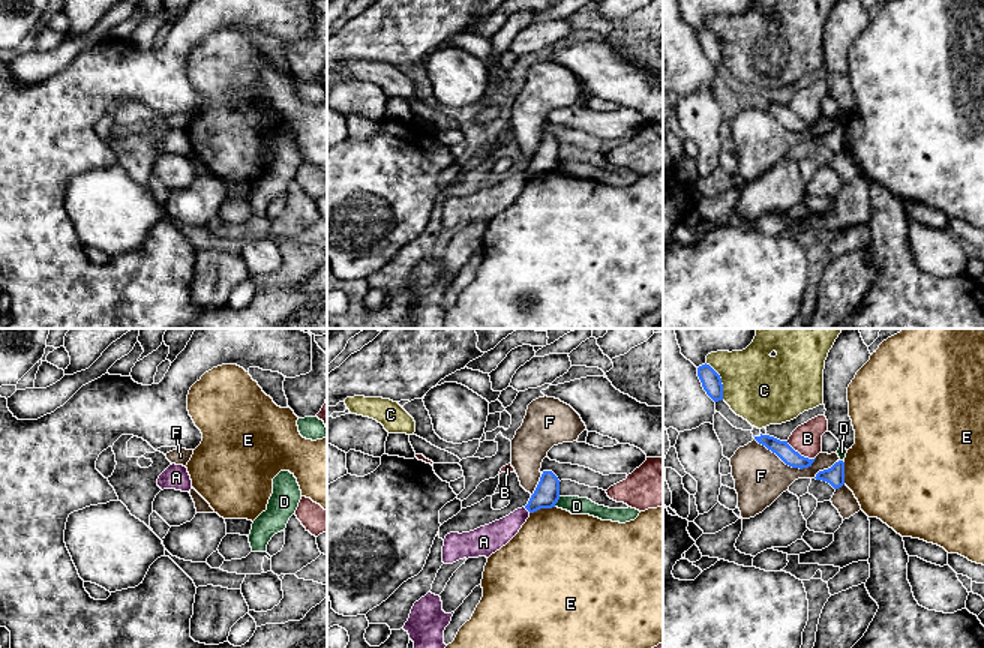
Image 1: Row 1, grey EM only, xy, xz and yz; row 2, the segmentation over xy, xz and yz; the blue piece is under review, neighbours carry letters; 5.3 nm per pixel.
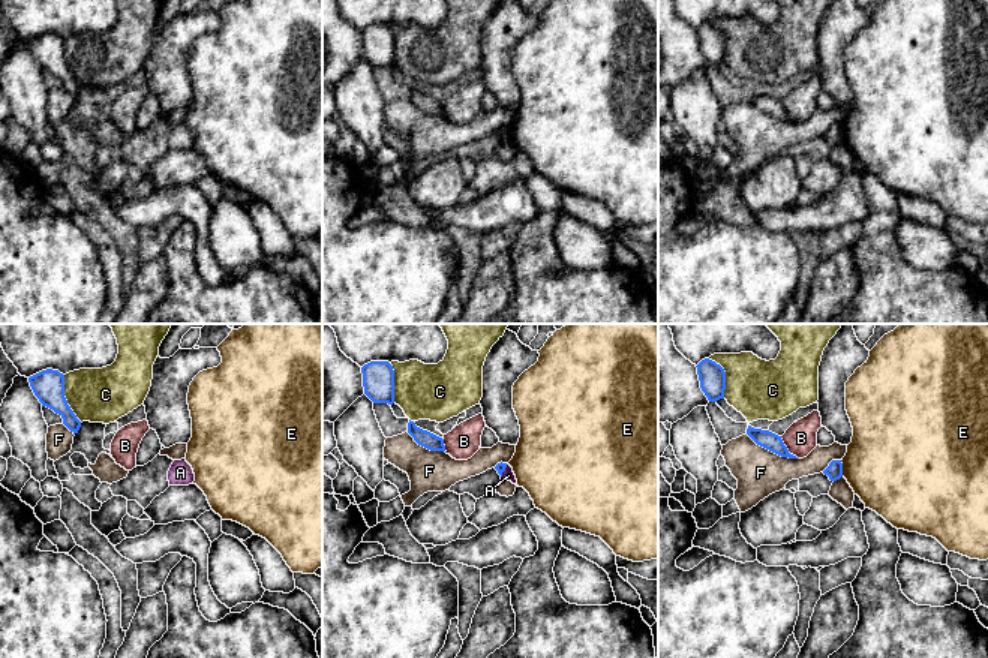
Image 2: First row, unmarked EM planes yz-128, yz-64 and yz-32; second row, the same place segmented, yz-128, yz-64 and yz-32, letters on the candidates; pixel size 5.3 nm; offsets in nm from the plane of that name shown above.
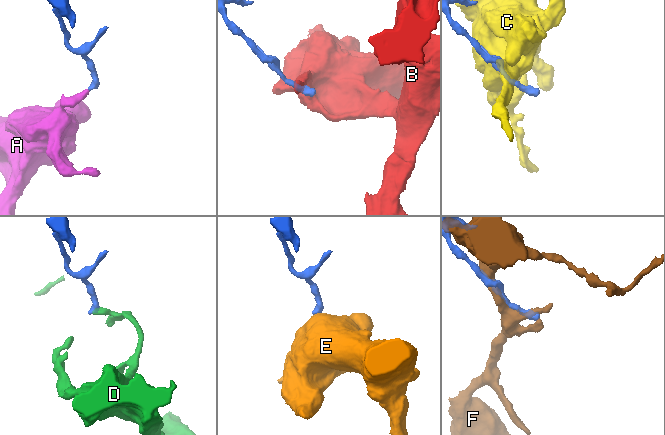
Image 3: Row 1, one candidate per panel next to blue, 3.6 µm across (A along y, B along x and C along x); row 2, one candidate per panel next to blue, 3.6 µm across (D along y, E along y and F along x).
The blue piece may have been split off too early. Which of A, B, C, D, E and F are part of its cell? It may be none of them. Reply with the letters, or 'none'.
none

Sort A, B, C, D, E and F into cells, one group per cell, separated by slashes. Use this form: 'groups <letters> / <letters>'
groups A / B / C / D / E / F

